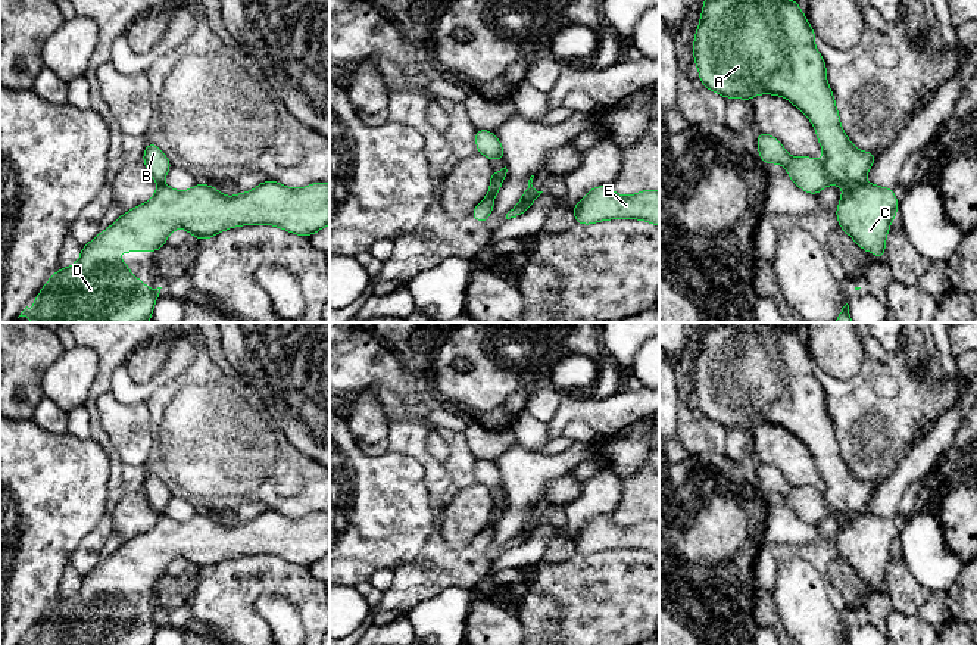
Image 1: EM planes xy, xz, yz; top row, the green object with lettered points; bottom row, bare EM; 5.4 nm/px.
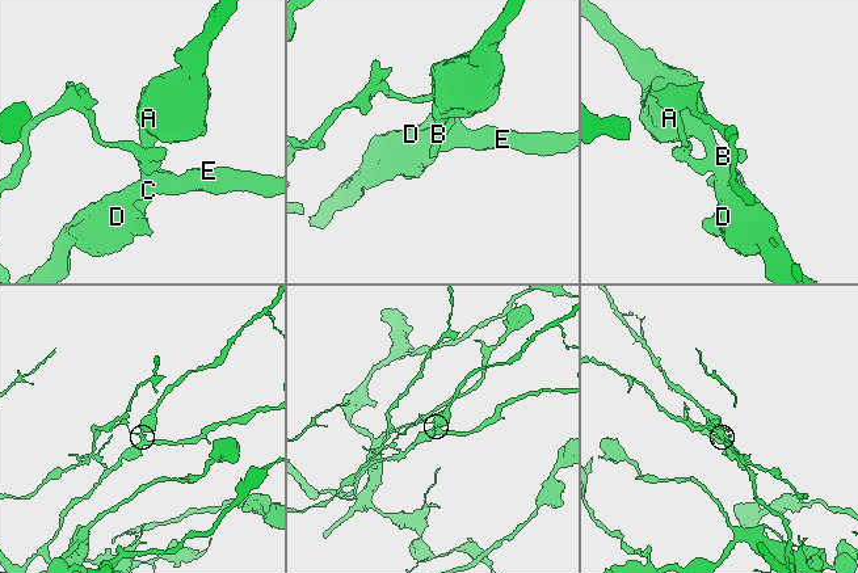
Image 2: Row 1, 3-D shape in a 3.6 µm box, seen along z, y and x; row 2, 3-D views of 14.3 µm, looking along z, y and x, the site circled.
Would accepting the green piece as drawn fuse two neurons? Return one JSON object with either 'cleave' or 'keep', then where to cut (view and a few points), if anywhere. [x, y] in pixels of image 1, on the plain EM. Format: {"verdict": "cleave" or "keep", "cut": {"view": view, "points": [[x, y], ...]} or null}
{"verdict": "cleave", "cut": {"view": "yz", "points": [[862, 511], [846, 519]]}}

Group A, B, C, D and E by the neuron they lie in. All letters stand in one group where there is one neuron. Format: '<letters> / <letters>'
A B / C D E

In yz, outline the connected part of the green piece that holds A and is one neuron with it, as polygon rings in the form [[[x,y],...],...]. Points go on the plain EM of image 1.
[[[708,322],[693,373],[693,389],[703,418],[749,433],[756,424],[783,426],[812,452],[824,490],[812,486],[790,486],[777,467],[756,462],[761,492],[781,493],[790,510],[805,523],[817,526],[828,514],[843,518],[862,514],[877,484],[852,476],[842,459],[834,426],[827,412],[827,395],[817,380],[815,362],[797,330],[774,327],[770,322]]]

